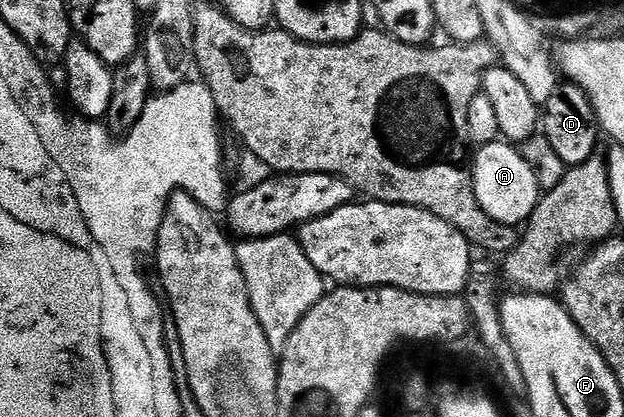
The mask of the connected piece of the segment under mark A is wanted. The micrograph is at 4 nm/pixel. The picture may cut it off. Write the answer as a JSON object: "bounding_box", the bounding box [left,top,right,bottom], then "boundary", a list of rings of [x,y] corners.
{"bounding_box":[470,139,542,226],"boundary":[[[504,139],[481,144],[471,158],[470,168],[474,195],[482,211],[486,211],[486,215],[500,225],[523,226],[540,201],[542,190],[531,165],[526,163],[519,148]]]}

